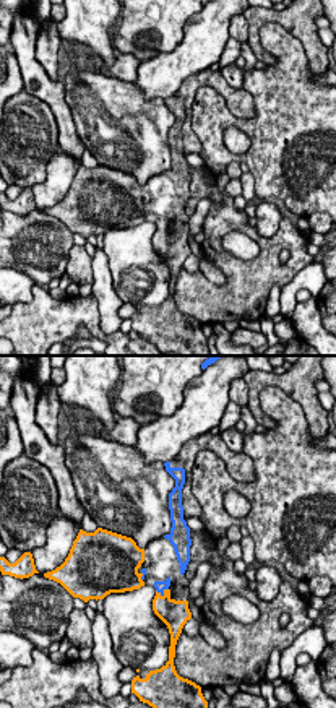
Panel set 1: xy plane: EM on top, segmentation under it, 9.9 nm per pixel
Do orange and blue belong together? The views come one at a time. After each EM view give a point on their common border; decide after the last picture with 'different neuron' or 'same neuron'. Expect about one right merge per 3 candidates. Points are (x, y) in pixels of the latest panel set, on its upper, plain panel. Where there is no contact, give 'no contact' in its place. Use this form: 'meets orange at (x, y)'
meets orange at (159, 229)

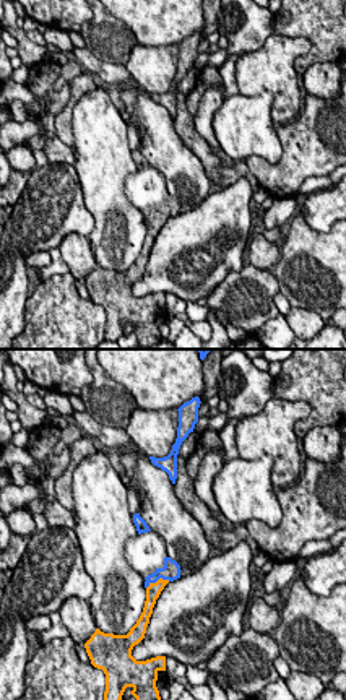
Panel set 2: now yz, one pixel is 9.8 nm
meets orange at (160, 215)

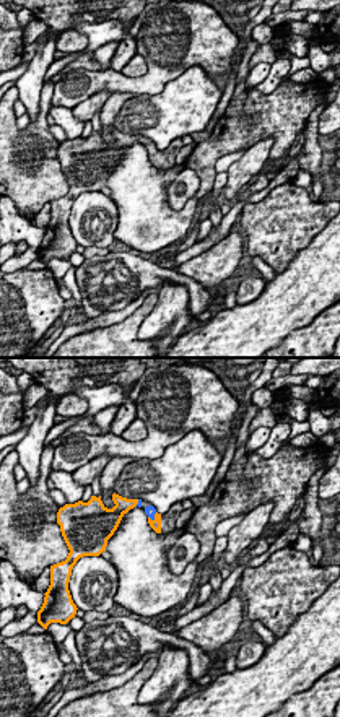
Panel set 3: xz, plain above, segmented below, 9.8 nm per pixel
meets orange at (155, 153)

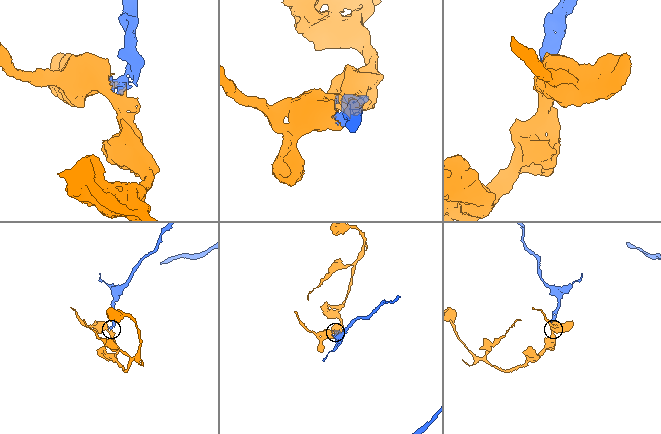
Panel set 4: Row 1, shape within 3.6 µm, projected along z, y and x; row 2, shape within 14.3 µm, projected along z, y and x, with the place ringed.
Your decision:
same neuron

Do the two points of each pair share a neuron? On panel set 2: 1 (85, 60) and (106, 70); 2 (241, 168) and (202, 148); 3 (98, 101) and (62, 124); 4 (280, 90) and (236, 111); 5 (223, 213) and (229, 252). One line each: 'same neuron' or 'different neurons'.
1: same neuron
2: same neuron
3: different neurons
4: different neurons
5: same neuron

